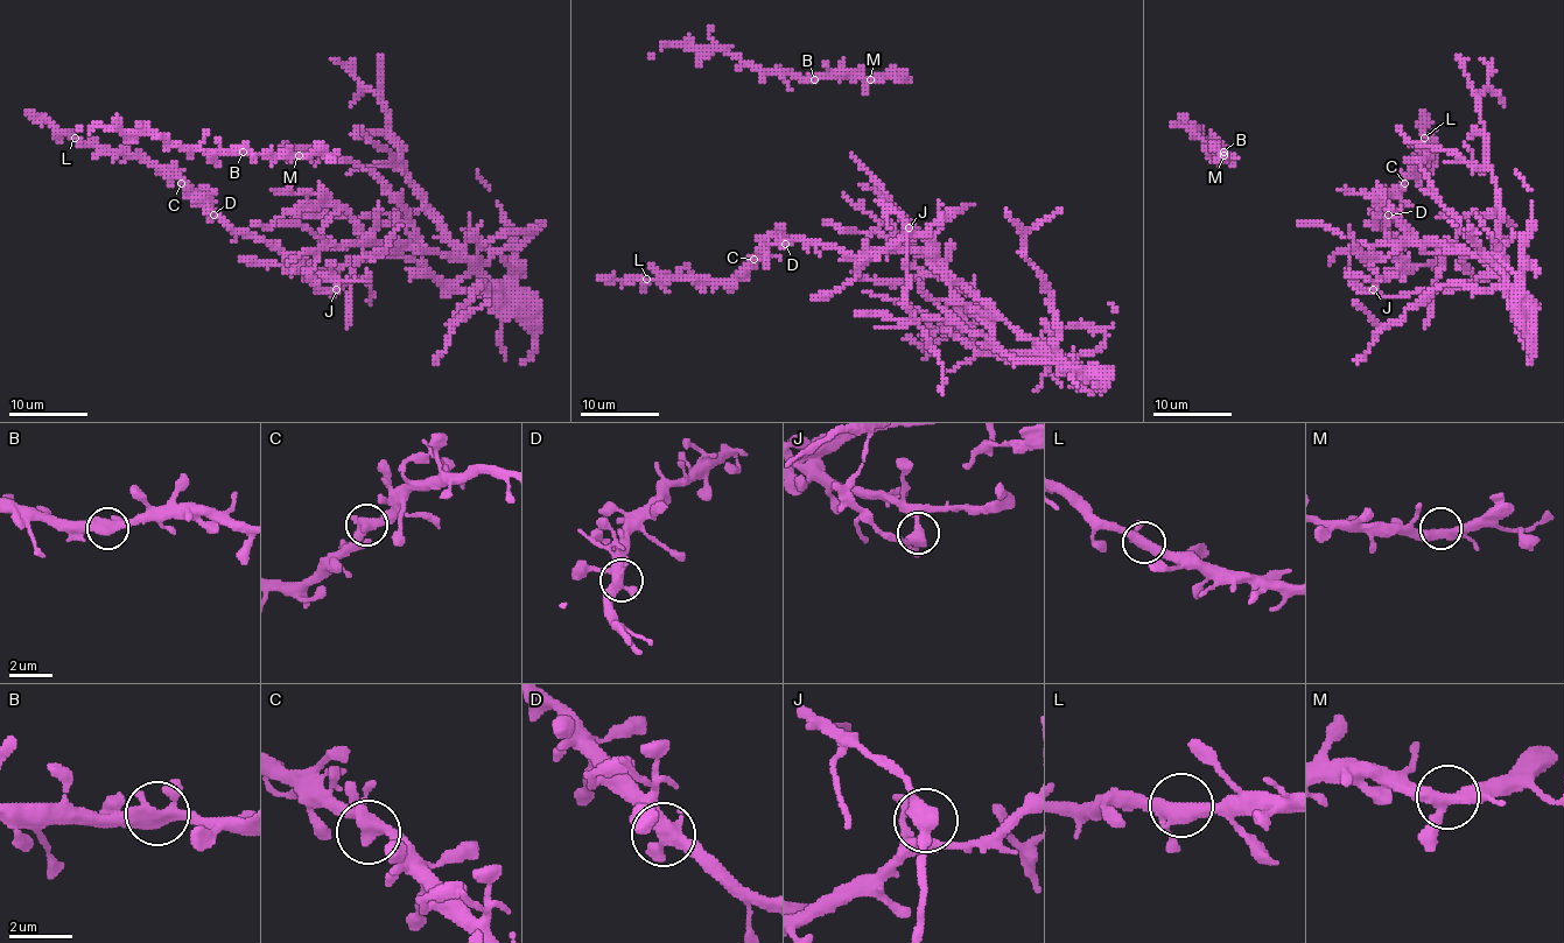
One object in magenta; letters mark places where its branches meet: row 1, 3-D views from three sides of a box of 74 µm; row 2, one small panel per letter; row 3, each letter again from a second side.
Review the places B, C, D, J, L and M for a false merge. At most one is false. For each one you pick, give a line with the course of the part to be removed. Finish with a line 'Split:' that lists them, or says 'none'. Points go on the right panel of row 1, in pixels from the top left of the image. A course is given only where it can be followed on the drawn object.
J: (1372, 289), (1348, 276), (1360, 244), (1465, 248), (1509, 282), (1439, 201), (1419, 164), (1424, 147), (1425, 161)
Split: J

